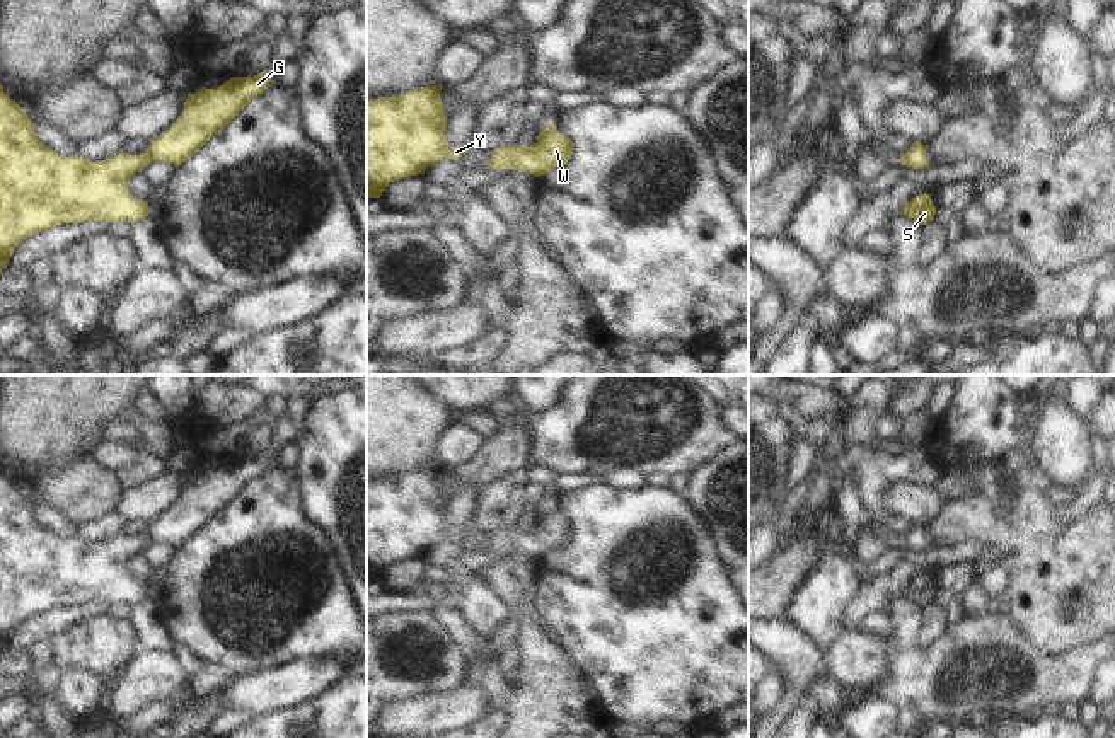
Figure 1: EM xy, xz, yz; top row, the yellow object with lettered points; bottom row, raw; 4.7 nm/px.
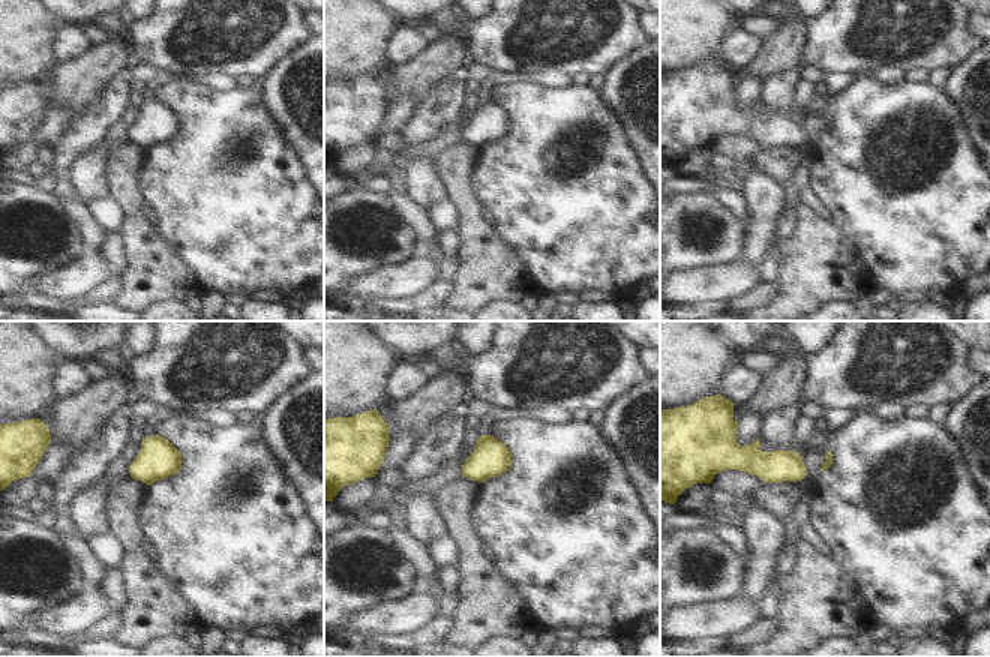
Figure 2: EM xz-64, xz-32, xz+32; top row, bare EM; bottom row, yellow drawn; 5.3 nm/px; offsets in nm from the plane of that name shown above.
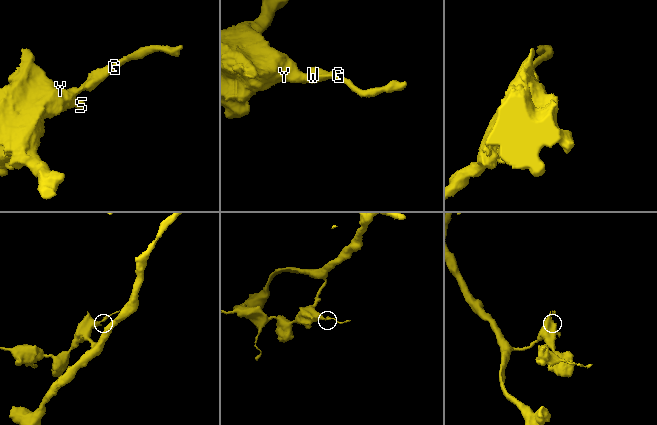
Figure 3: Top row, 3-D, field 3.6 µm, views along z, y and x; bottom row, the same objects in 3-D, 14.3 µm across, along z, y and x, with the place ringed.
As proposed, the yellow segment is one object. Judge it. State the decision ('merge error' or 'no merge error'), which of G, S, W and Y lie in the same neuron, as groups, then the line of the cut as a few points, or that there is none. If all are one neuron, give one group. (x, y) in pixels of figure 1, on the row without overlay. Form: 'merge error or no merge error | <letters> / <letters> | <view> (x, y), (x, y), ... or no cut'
no merge error | G S W Y | no cut

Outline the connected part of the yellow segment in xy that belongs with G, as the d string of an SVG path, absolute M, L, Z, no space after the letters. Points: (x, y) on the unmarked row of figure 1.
M263 452L254 458L232 458L225 465L196 476L188 476L179 501L150 523L143 537L130 533L102 544L90 544L78 537L63 539L44 528L36 506L22 489L12 482L0 465L0 654L9 646L15 629L31 617L61 605L124 602L136 605L150 597L148 583L136 583L128 573L128 562L152 542L172 545L176 551L189 542L206 523L220 515L254 479L261 477L271 455Z

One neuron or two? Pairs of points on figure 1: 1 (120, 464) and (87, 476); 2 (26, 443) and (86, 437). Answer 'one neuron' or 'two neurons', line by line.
1: two neurons
2: one neuron

